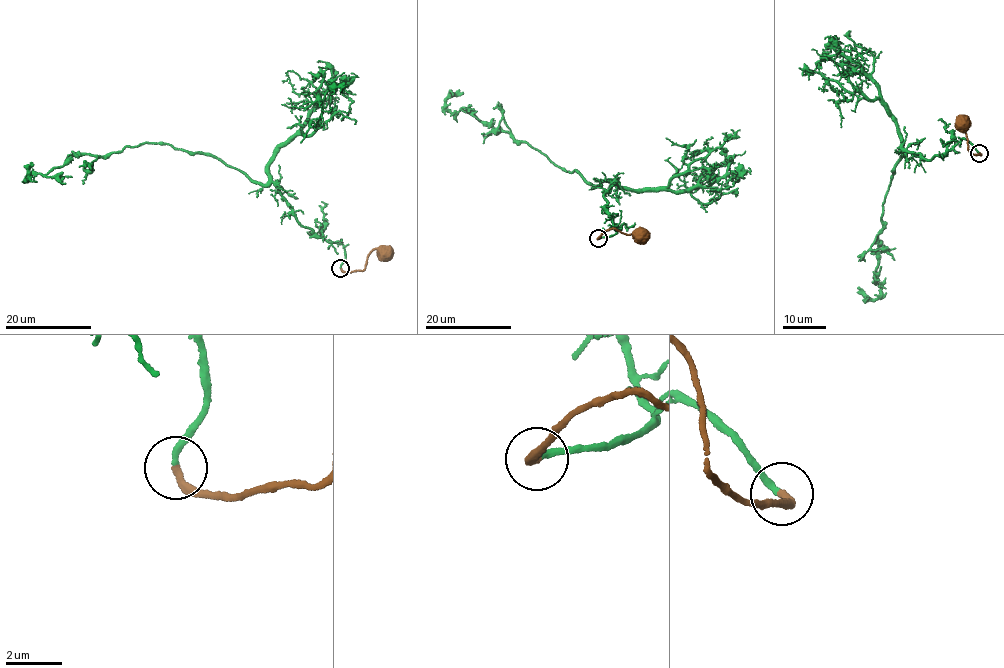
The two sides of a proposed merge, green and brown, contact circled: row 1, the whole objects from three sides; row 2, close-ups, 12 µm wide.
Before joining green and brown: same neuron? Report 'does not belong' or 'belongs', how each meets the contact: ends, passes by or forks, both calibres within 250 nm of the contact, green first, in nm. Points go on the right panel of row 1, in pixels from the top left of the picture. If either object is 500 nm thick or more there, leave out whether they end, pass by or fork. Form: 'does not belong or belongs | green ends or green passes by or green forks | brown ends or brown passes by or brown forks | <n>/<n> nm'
belongs | green ends | brown ends | 240/280 nm

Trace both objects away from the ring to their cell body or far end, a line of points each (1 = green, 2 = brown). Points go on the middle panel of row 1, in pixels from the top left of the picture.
1: (598, 238), (616, 232), (604, 195), (615, 182), (593, 185), (511, 134), (446, 108), (449, 98), (464, 93)
2: (598, 238), (613, 228), (624, 234), (640, 231), (643, 235)

